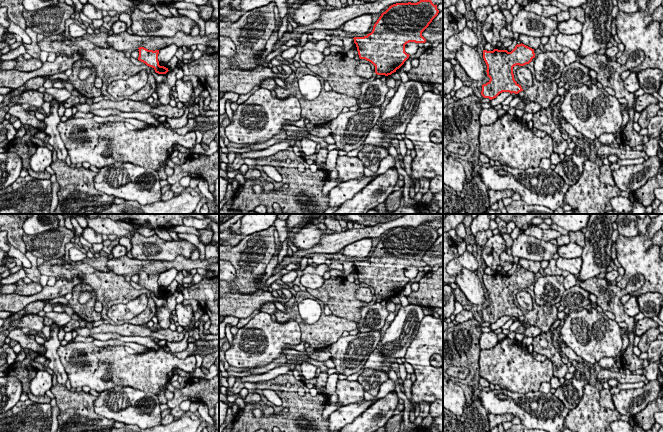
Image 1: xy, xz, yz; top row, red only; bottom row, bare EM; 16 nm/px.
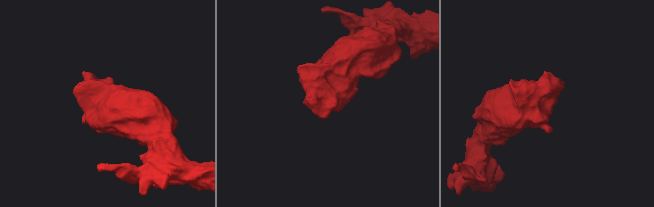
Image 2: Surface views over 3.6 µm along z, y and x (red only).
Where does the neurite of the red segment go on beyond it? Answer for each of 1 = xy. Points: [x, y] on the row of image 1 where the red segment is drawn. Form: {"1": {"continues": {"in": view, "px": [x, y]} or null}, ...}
{"1": {"continues": null}}

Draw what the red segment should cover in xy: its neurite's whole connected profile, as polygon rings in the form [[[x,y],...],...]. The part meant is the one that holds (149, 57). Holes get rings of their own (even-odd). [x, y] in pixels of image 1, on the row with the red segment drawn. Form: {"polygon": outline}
{"polygon": [[[139,47],[138,60],[145,63],[147,66],[152,67],[158,74],[166,74],[169,70],[164,66],[159,65],[158,54],[159,50],[148,50],[144,47]]]}

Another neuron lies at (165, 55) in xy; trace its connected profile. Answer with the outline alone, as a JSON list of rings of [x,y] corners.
[[[175,44],[168,45],[167,47],[159,50],[158,61],[160,66],[167,68],[168,62],[175,56],[178,47]]]

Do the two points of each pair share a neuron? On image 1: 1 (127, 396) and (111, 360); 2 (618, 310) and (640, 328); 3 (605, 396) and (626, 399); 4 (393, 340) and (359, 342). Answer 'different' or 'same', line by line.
1: different
2: different
3: different
4: different

